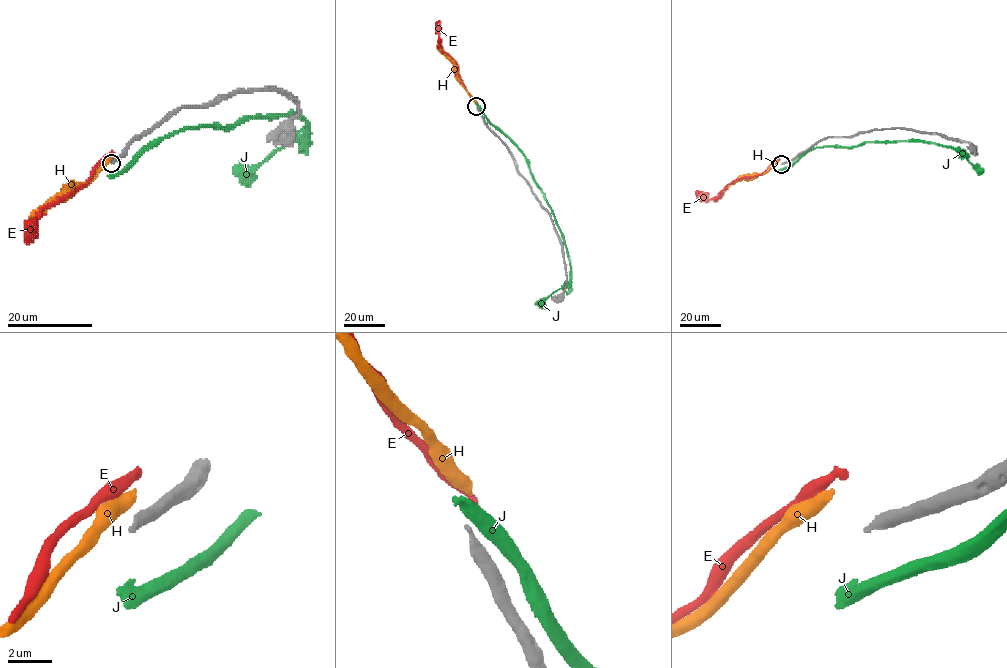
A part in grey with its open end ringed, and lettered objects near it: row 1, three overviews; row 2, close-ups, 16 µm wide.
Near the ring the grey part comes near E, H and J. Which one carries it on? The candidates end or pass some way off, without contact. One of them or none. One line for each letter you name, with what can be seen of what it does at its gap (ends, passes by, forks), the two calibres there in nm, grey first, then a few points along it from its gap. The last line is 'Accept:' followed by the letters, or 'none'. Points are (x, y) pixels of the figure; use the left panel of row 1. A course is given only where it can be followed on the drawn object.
H: it ends | 280/550 nm | via (111, 157), (86, 183), (57, 192), (35, 212), (29, 227), (31, 233)
Accept: H

